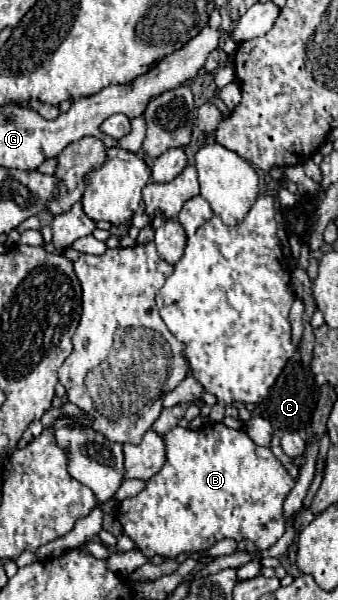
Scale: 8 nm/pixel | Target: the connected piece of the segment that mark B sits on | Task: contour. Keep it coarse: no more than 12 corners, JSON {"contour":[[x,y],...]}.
{"contour":[[245,429],[163,439],[121,501],[145,557],[285,533],[295,481]]}

